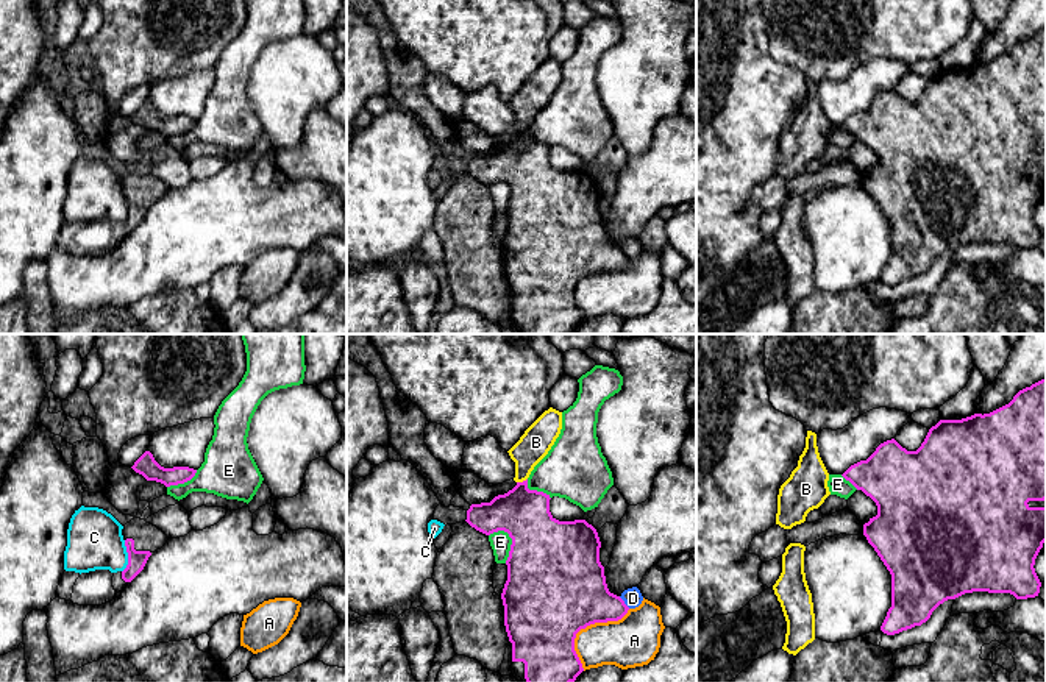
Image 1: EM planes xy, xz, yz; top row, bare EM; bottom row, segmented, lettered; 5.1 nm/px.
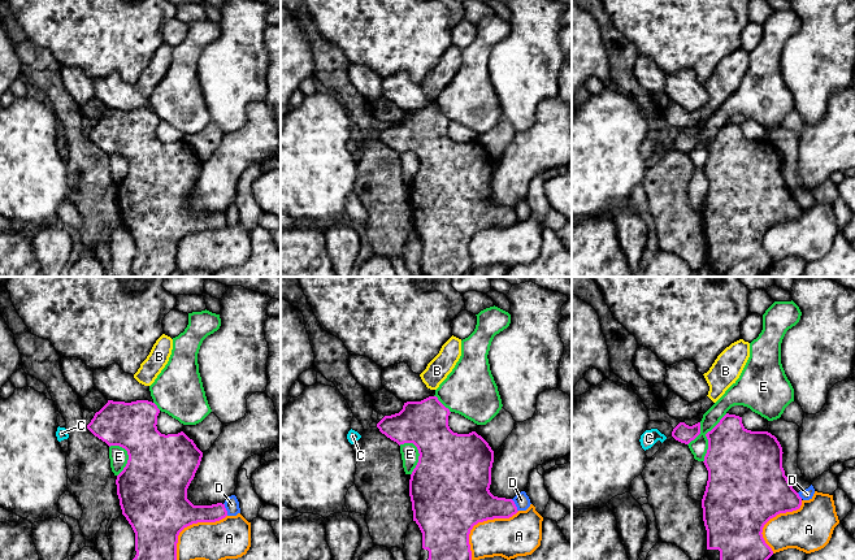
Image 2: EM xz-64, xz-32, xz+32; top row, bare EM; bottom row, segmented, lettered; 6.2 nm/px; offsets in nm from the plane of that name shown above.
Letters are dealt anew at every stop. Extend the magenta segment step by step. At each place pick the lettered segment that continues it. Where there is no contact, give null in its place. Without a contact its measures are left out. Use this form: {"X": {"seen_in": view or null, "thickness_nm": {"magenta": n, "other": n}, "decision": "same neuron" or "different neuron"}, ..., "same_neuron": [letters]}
{"A": {"seen_in": "xz", "thickness_nm": {"magenta": 500, "other": 260}, "decision": "different neuron"}, "B": {"seen_in": "xz", "thickness_nm": {"magenta": 260, "other": 160}, "decision": "different neuron"}, "C": {"seen_in": "xy", "thickness_nm": {"magenta": 100, "other": 280}, "decision": "different neuron"}, "D": {"seen_in": "xz", "thickness_nm": {"magenta": 320, "other": 100}, "decision": "different neuron"}, "E": {"seen_in": "xz", "thickness_nm": {"magenta": 480, "other": 110}, "decision": "different neuron"}, "same_neuron": []}

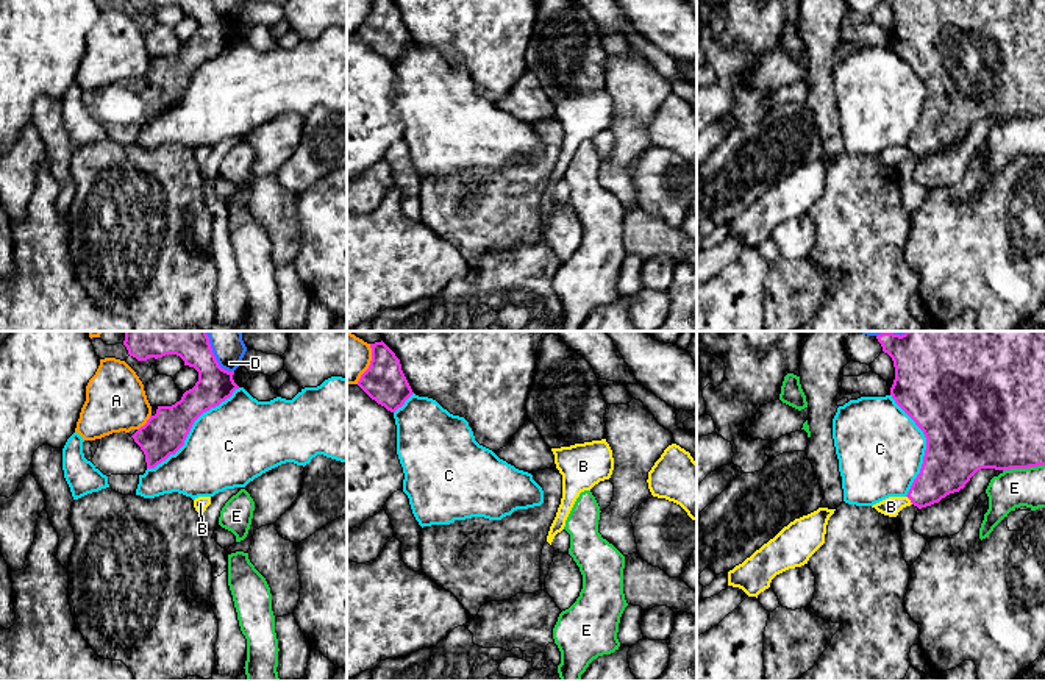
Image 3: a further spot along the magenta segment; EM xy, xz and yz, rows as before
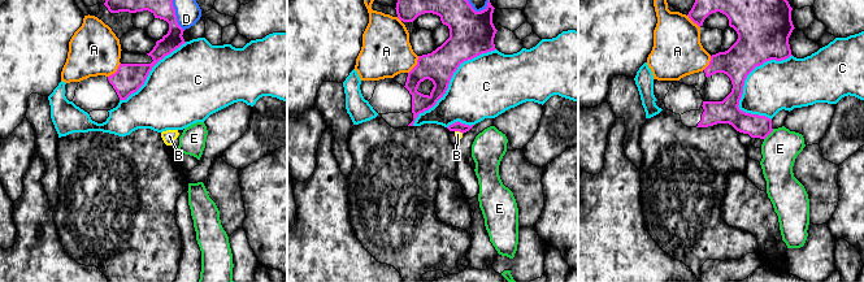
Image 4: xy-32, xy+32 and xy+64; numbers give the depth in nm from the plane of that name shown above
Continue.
{"A": {"seen_in": "xy", "thickness_nm": {"magenta": 220, "other": 300}, "decision": "different neuron"}, "B": {"seen_in": "yz", "thickness_nm": {"magenta": 260, "other": 100}, "decision": "different neuron"}, "C": {"seen_in": "xy", "thickness_nm": {"magenta": 220, "other": 420}, "decision": "different neuron"}, "D": {"seen_in": "xy", "thickness_nm": {"magenta": 180, "other": 110}, "decision": "different neuron"}, "E": {"seen_in": "yz", "thickness_nm": {"magenta": 460, "other": 200}, "decision": "different neuron"}, "same_neuron": []}

